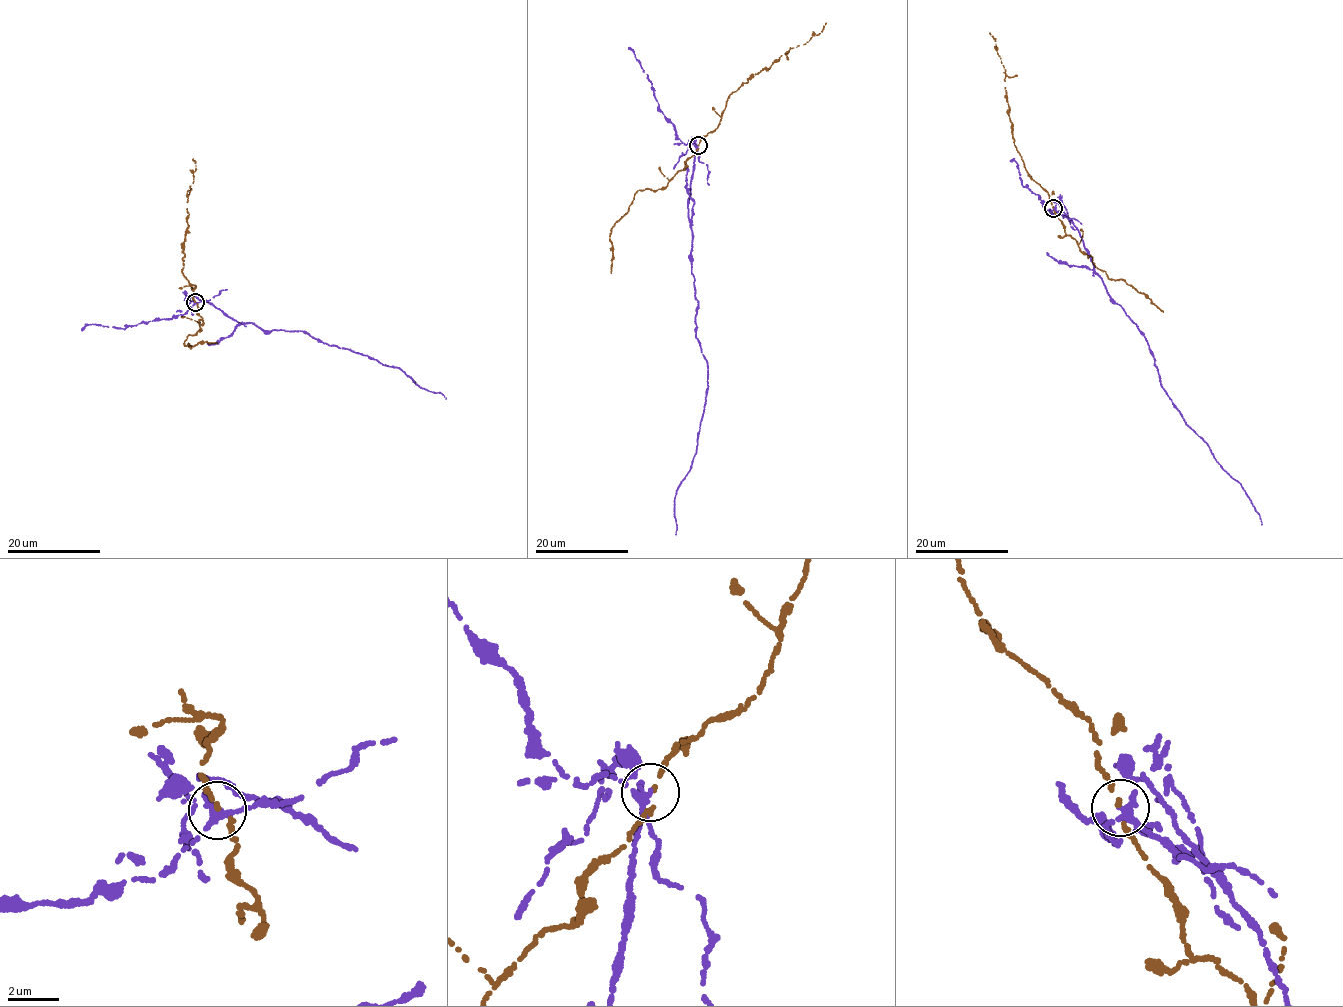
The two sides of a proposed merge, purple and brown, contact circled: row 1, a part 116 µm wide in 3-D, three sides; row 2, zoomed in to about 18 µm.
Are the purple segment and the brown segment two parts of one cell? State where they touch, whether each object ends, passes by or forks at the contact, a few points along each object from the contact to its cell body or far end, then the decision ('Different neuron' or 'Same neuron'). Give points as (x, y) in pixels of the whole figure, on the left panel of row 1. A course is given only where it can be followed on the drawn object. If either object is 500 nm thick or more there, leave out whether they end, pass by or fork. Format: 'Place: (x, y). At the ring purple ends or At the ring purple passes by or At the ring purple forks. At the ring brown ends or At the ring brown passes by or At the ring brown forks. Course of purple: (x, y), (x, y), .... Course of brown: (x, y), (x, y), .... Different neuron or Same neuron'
Place: (195, 302). At the ring purple ends. At the ring brown passes by. Course of purple: (195, 302), (193, 296), (242, 323), (265, 330), (305, 331), (368, 355), (395, 366), (419, 386), (446, 399). Course of brown: (195, 302), (196, 286), (183, 274), (183, 243), (189, 214), (187, 191), (196, 165), (192, 159). Different neuron

